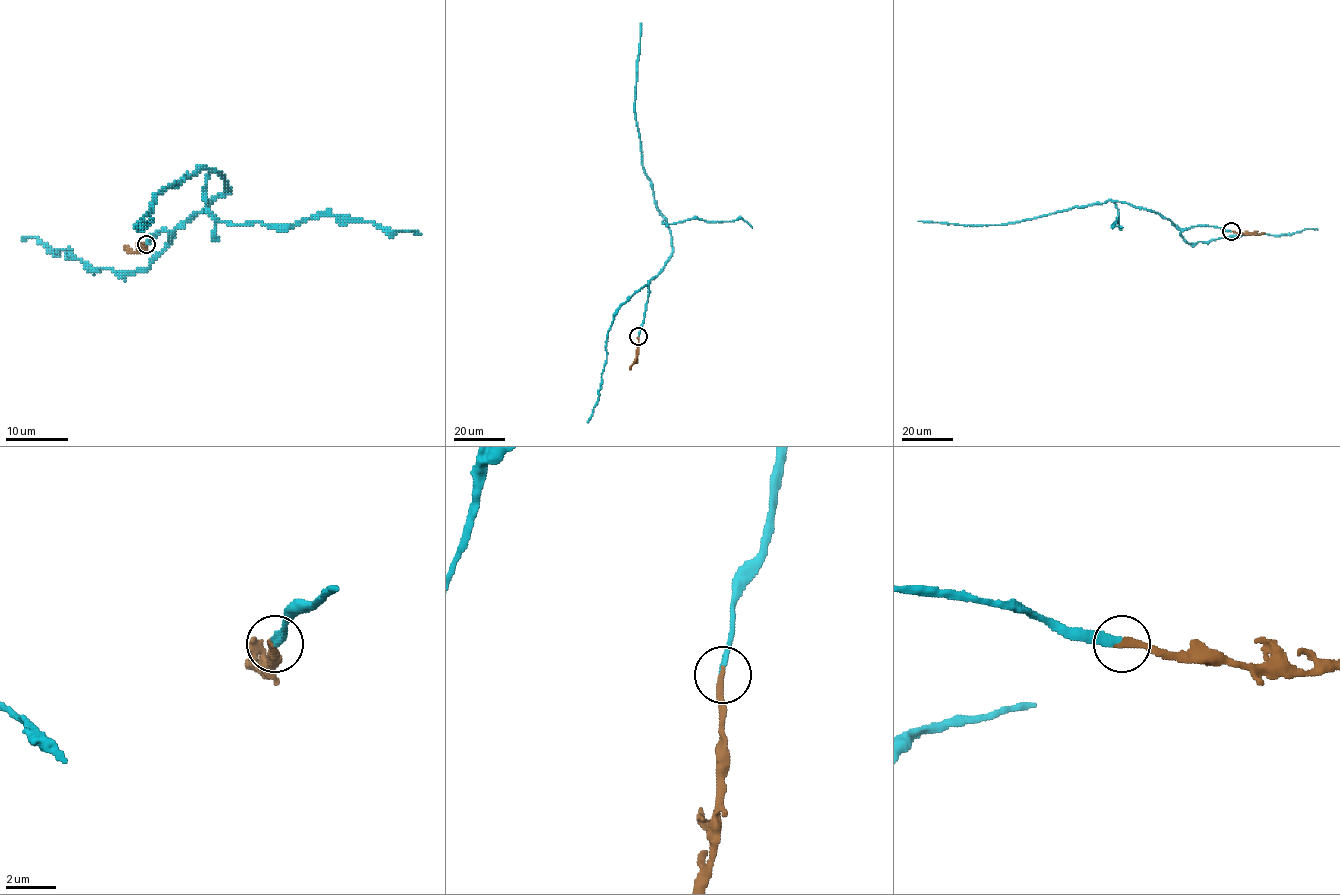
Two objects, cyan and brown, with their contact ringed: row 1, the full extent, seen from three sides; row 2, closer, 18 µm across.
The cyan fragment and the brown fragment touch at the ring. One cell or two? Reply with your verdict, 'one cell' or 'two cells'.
one cell

